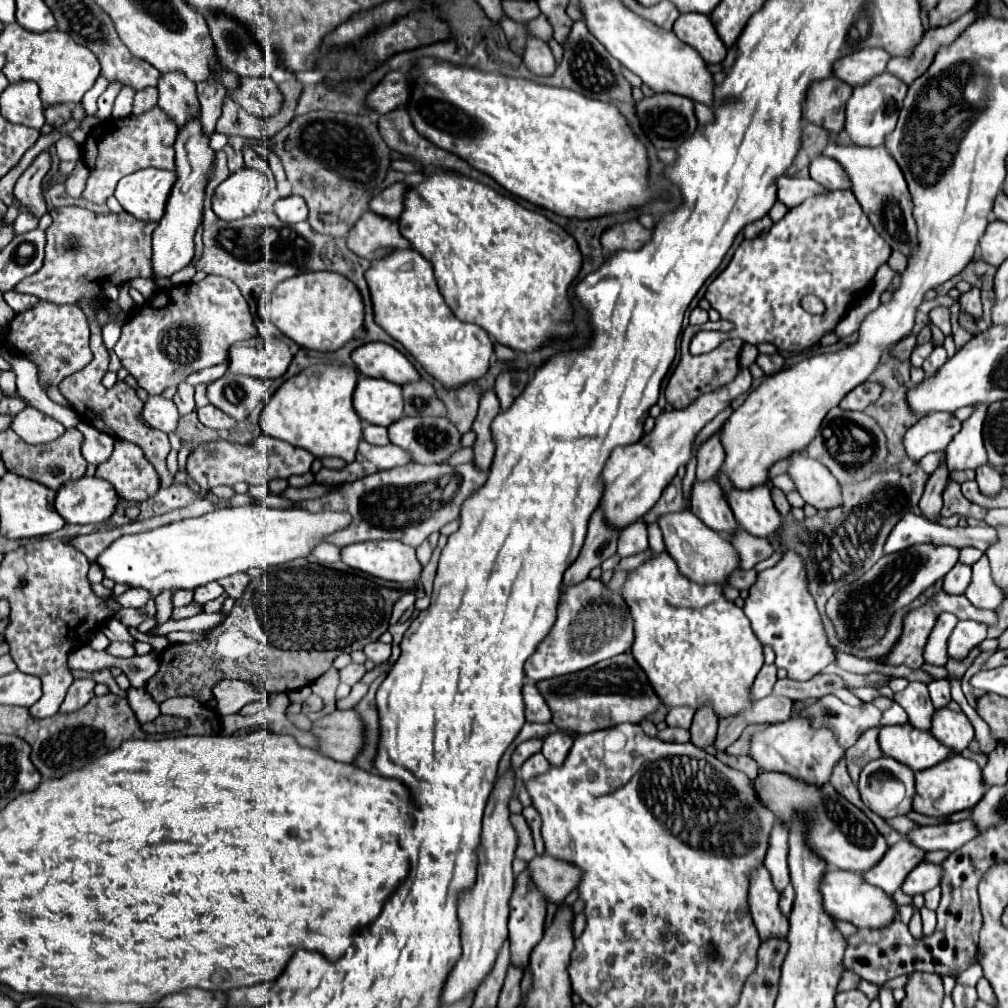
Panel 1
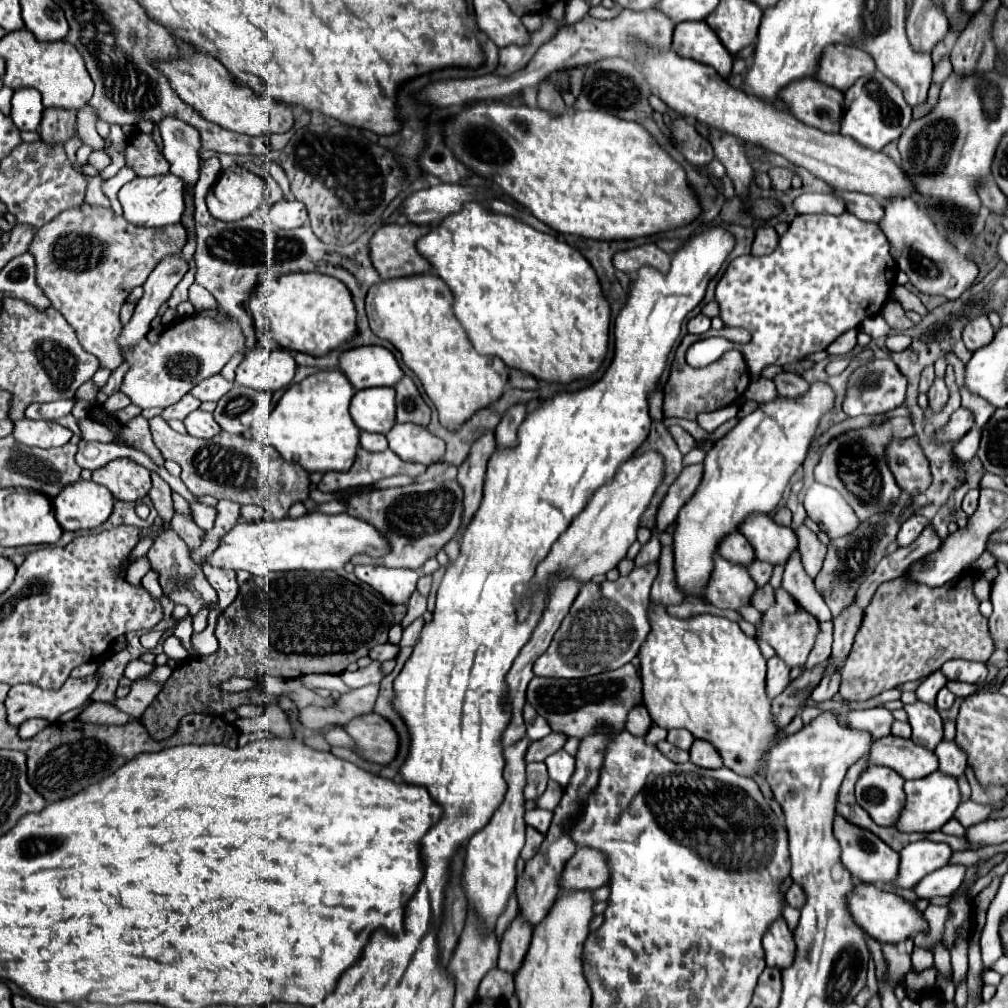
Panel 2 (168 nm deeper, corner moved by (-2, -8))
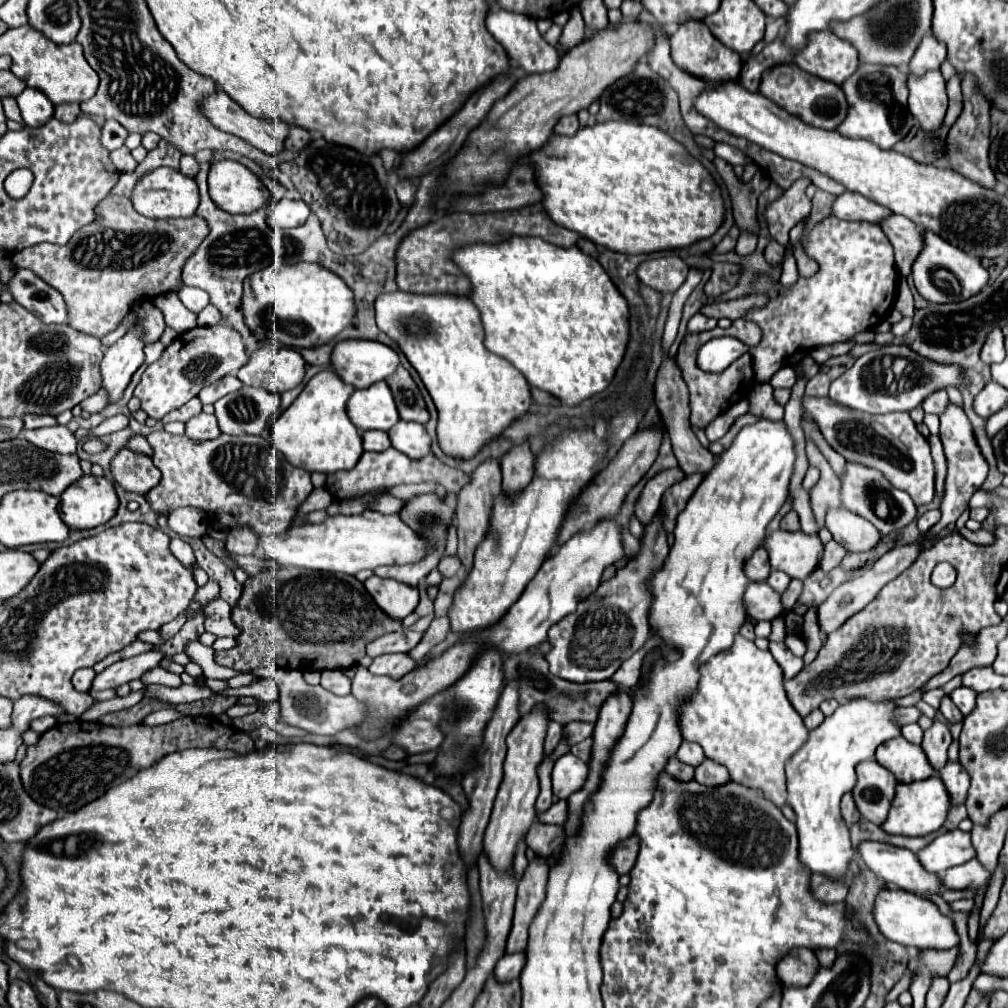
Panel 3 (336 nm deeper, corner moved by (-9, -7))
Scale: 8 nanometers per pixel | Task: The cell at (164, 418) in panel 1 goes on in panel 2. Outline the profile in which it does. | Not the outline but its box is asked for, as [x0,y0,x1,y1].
[149,417,309,519]

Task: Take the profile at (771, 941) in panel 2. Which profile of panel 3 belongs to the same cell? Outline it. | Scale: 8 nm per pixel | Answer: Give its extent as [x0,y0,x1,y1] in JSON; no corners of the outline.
[776,948,818,986]

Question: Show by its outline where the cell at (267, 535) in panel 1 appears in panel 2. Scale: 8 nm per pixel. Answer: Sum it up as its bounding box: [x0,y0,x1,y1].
[205,513,391,575]

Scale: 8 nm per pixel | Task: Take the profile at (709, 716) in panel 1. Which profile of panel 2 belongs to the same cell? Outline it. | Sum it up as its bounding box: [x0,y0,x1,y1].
[691,739,723,769]

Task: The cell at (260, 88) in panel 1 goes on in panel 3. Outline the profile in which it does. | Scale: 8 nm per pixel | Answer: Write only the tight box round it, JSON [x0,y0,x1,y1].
[284,126,310,150]

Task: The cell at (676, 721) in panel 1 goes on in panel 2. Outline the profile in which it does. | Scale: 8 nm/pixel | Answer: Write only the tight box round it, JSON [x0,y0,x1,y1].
[667,729,695,751]

